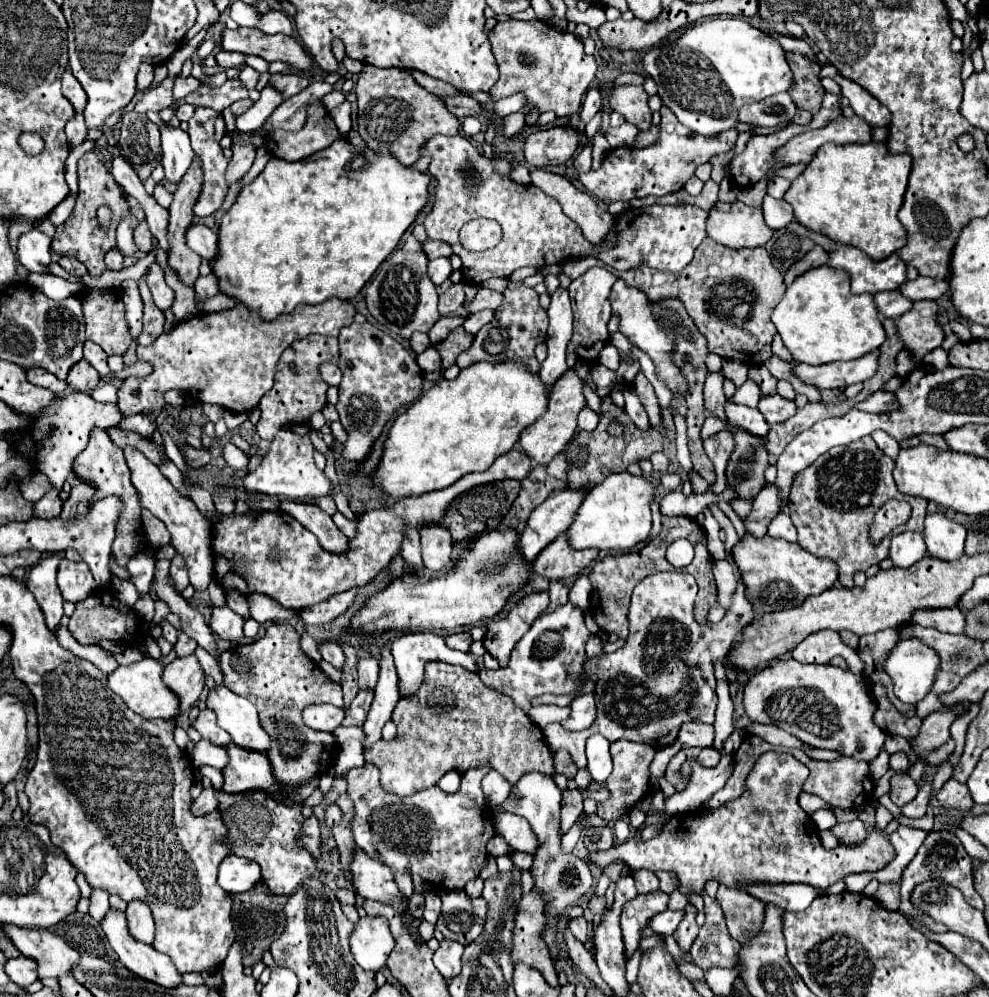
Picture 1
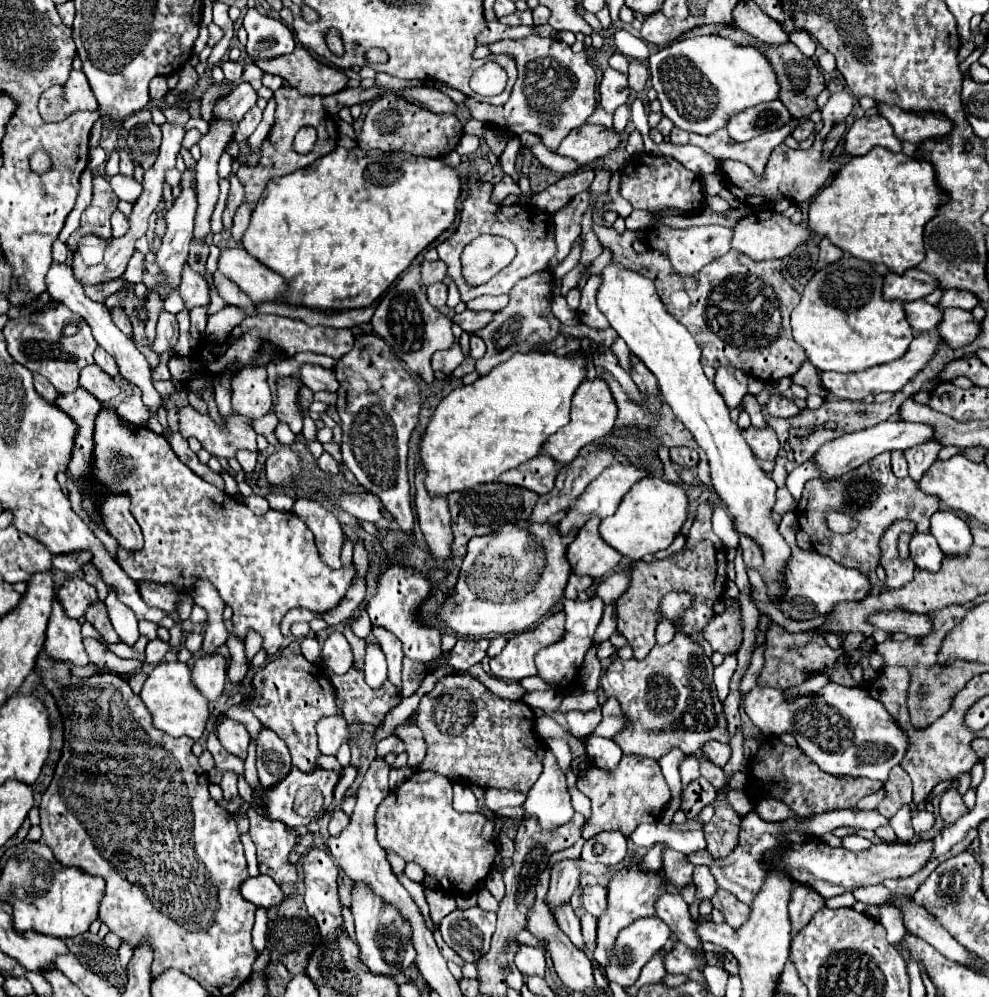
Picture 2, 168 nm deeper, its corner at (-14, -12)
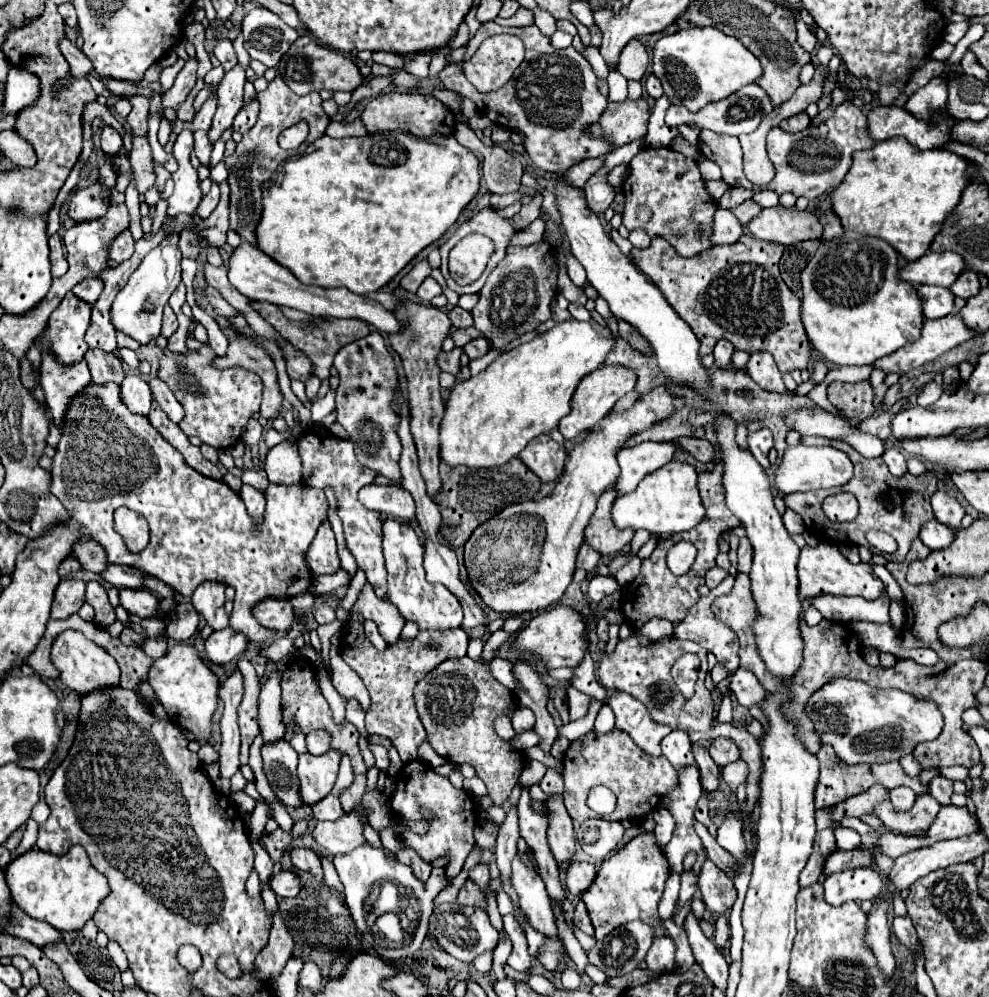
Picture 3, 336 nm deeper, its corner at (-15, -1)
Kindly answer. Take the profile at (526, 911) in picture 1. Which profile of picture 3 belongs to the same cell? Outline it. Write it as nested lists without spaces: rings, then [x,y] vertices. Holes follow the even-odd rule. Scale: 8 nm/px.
[[[552,796],[548,800],[550,822],[548,822],[548,846],[556,862],[570,862],[576,854],[576,838],[572,830],[572,818],[568,816],[562,796]]]

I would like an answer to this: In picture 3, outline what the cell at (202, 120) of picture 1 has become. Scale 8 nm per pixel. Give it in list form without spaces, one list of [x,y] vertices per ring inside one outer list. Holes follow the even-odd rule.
[[[214,182],[212,188],[210,188],[210,192],[202,198],[202,202],[200,202],[200,206],[196,208],[196,212],[198,212],[202,218],[208,218],[208,216],[214,212],[218,200],[220,200],[220,188],[218,188],[218,184]]]

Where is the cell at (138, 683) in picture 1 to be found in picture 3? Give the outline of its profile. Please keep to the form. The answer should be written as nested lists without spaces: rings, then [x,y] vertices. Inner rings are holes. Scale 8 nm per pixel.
[[[178,642],[172,648],[168,648],[168,652],[162,658],[154,660],[152,668],[148,670],[148,682],[154,688],[158,700],[162,702],[172,722],[180,724],[196,738],[210,738],[212,714],[218,704],[218,678],[202,662],[202,658],[190,642]]]

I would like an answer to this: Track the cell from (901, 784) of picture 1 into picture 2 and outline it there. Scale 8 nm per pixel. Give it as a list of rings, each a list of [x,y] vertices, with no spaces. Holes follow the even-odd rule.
[[[913,811],[912,812],[912,824],[915,829],[915,835],[921,835],[925,831],[929,831],[933,825],[935,825],[935,815],[929,813],[929,811]]]

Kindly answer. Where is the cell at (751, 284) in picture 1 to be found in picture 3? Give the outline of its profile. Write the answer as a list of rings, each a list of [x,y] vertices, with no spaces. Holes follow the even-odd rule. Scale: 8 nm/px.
[[[744,234],[734,244],[712,246],[704,250],[700,256],[692,256],[692,258],[684,258],[676,254],[676,250],[662,236],[654,236],[652,244],[644,250],[632,248],[634,264],[652,280],[656,280],[656,286],[660,286],[670,306],[676,308],[680,318],[684,318],[694,330],[694,334],[700,338],[702,342],[700,356],[712,354],[712,348],[716,346],[716,342],[726,338],[734,344],[734,348],[744,350],[748,354],[762,352],[762,350],[770,352],[778,364],[778,370],[784,374],[796,368],[808,368],[812,348],[804,332],[804,326],[800,322],[800,298],[780,278],[778,262],[782,258],[782,252],[784,252],[782,244],[756,240],[748,234]]]

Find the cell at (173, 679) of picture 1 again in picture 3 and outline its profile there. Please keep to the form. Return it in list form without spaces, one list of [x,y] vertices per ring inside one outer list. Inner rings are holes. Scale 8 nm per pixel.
[[[232,628],[216,630],[210,634],[210,638],[204,642],[206,656],[212,664],[224,666],[226,662],[240,656],[248,646],[248,638],[244,634],[234,632]]]

